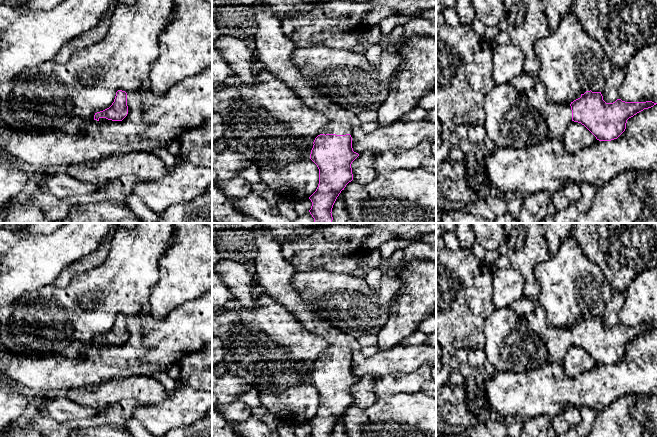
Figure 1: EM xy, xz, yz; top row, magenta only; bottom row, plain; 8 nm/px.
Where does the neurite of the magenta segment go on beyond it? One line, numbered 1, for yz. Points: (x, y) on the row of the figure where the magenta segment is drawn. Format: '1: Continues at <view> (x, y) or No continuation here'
1: Continues at yz (558, 116)

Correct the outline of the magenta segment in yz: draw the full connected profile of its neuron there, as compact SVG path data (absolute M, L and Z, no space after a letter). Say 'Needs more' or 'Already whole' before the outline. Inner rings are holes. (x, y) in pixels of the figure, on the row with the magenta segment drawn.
Needs more. M538 81L535 86L524 91L528 104L546 120L549 134L563 138L570 122L584 125L599 141L617 139L626 129L627 120L637 113L656 105L652 101L625 102L617 99L606 103L601 92L586 91L581 97L566 104L549 104L546 89Z

